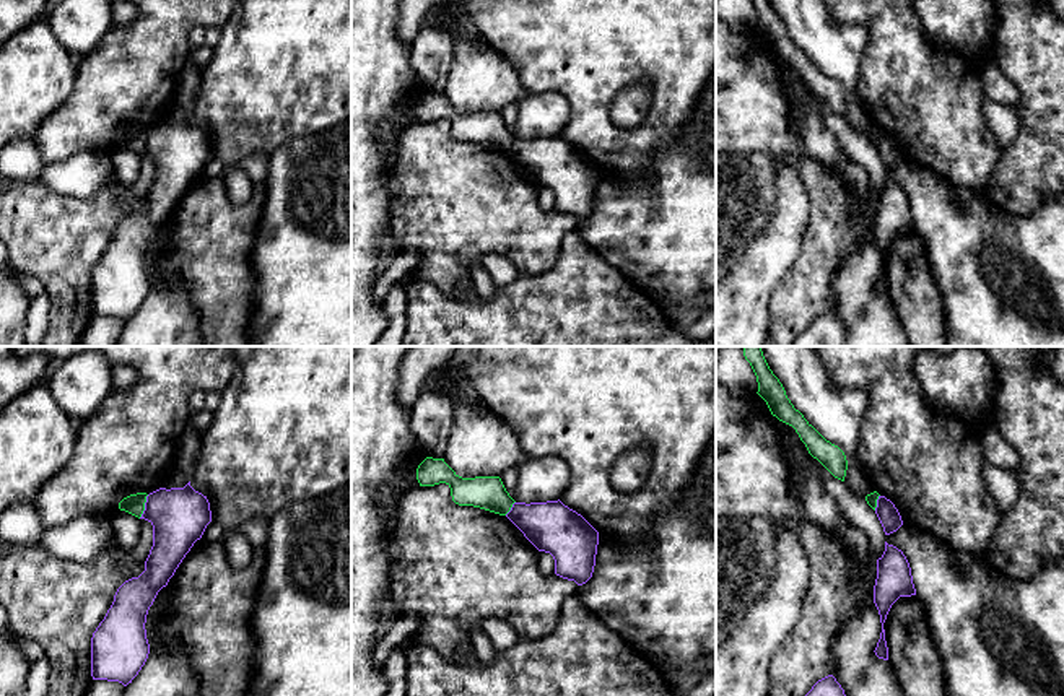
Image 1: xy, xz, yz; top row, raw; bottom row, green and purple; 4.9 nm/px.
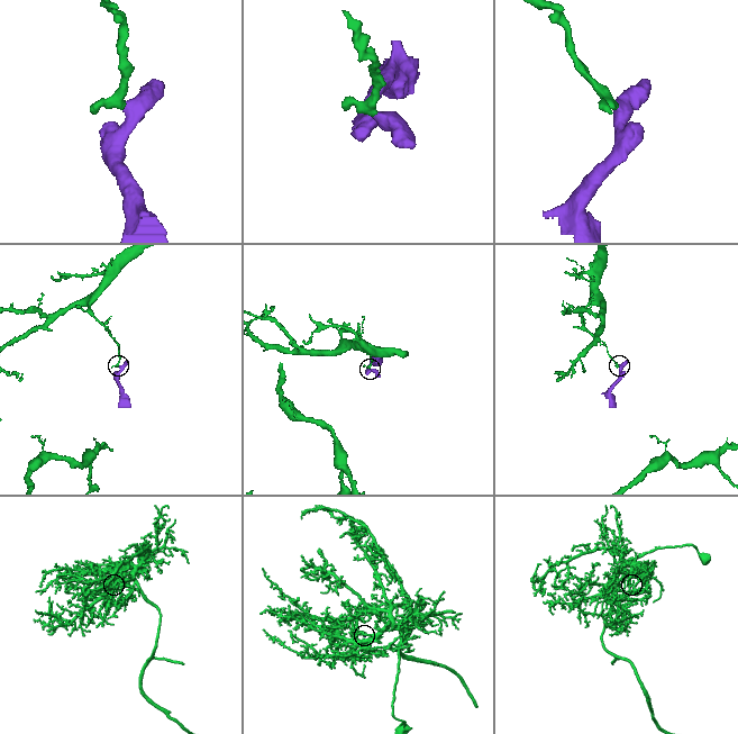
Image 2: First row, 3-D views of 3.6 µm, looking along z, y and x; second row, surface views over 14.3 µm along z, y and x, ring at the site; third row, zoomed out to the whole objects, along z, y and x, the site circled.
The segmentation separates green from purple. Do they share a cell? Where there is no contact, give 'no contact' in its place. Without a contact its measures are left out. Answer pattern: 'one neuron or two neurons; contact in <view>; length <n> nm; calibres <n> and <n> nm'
two neurons; contact in xy; length 130 nm; calibres 100 and 280 nm

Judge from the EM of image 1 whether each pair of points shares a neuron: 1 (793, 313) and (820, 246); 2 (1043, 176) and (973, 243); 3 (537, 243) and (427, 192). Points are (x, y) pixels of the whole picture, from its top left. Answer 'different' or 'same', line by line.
1: same
2: different
3: same

